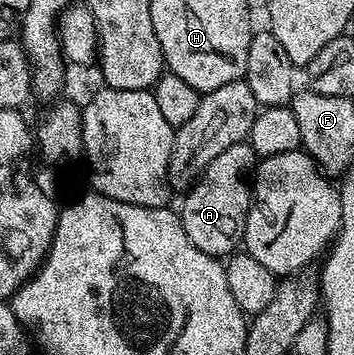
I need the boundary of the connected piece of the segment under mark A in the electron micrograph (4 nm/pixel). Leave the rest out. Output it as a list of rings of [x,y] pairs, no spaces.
[[[246,141],[233,144],[205,168],[199,181],[186,191],[181,209],[183,227],[201,252],[227,256],[240,249],[253,197],[252,178],[257,156]]]

